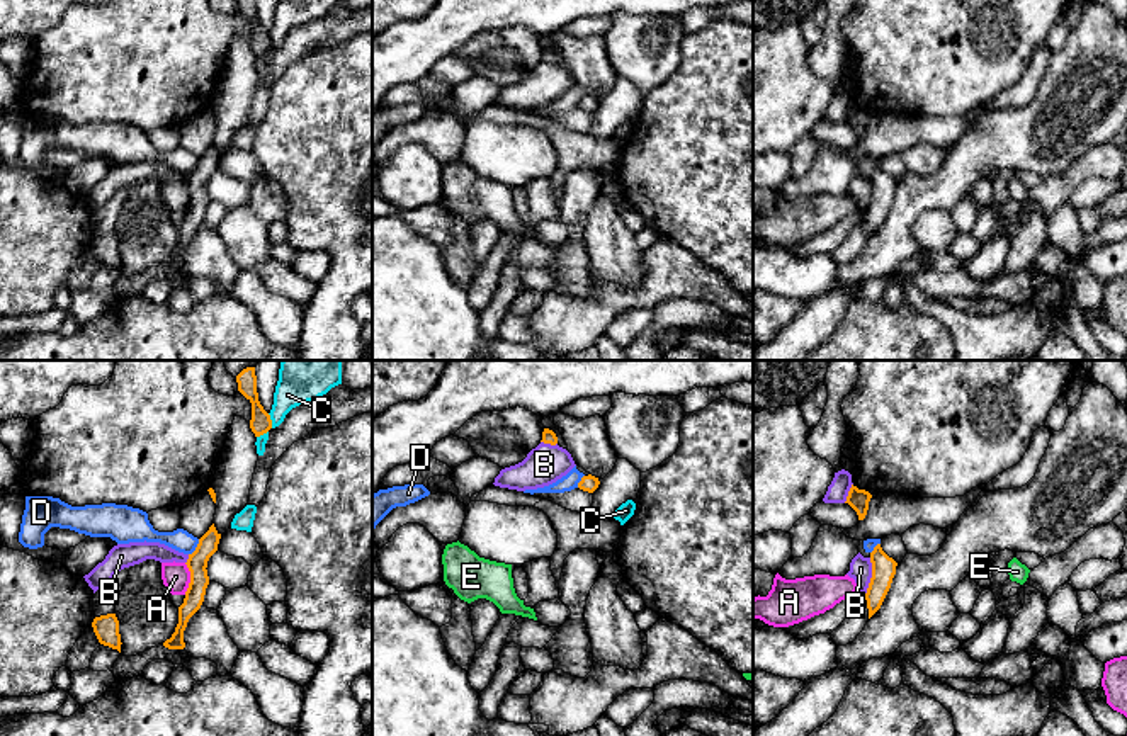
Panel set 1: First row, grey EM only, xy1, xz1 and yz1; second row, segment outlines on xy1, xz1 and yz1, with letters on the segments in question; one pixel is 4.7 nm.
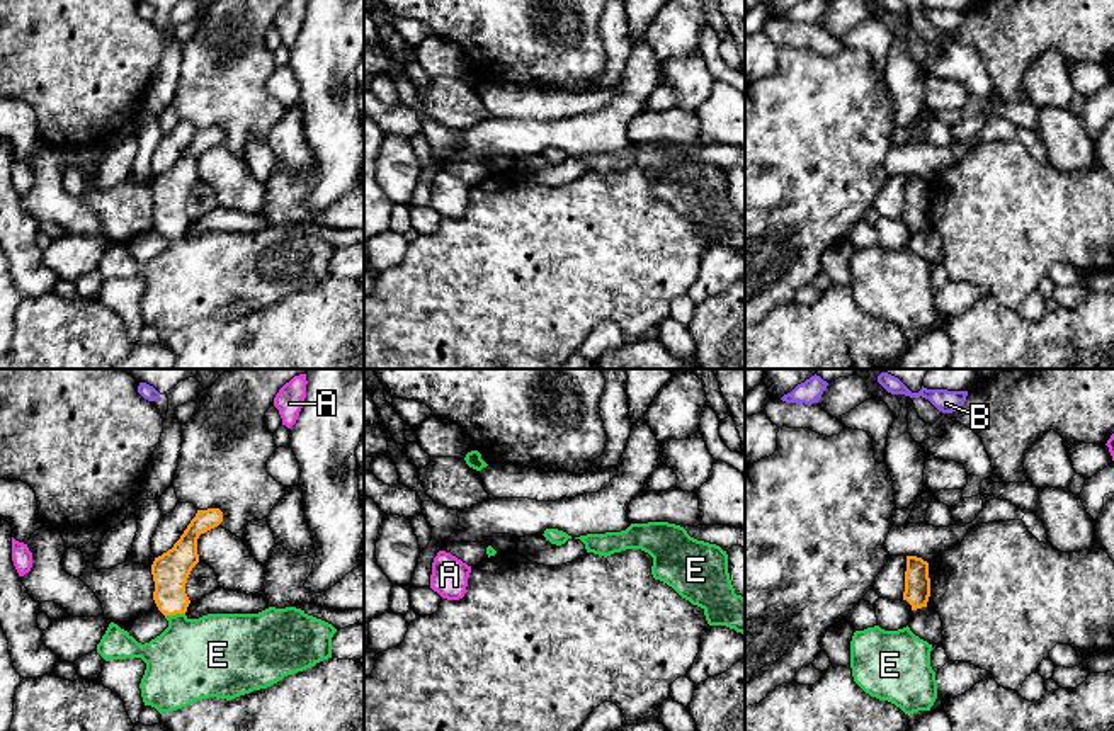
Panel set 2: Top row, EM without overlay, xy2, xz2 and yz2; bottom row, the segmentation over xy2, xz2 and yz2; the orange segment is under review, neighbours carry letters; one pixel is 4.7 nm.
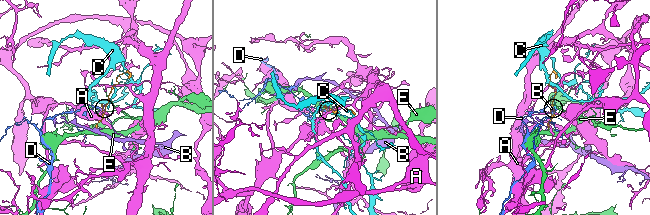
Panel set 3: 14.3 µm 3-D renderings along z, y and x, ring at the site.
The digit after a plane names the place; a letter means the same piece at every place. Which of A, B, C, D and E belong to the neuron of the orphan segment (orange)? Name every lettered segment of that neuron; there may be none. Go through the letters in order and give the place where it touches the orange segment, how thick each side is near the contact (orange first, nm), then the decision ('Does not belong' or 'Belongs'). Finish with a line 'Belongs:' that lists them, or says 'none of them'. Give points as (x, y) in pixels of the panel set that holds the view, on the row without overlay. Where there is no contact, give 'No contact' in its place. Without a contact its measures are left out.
A: Touches orange at xy1 (191, 198). Thickness 100 nm (orange) against 130 nm. Does not belong
B: Touches orange at yz1 (872, 196). Thickness 110 nm (orange) against 110 nm. Does not belong
C: Touches orange at xy1 (271, 39). Thickness 100 nm (orange) against 130 nm. Does not belong
D: Touches orange at xy1 (196, 167). Thickness 100 nm (orange) against 100 nm. Does not belong
E: Touches orange at xy2 (174, 233). Thickness 170 nm (orange) against 380 nm. Belongs
Belongs: E

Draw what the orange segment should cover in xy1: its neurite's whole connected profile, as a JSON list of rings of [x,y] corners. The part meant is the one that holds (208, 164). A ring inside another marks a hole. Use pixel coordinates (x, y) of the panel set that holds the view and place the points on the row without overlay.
[[[214,143],[209,150],[199,158],[199,163],[192,173],[189,173],[187,187],[190,190],[190,202],[185,211],[184,223],[178,226],[178,243],[170,258],[163,262],[168,269],[184,269],[184,250],[189,238],[201,228],[209,204],[207,195],[207,180],[218,170],[221,153],[216,150]]]

